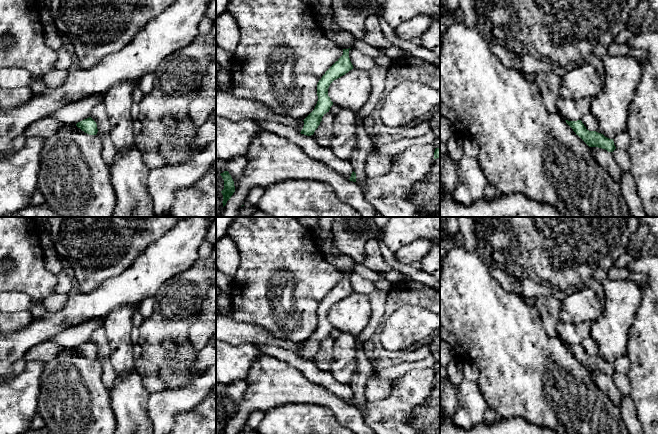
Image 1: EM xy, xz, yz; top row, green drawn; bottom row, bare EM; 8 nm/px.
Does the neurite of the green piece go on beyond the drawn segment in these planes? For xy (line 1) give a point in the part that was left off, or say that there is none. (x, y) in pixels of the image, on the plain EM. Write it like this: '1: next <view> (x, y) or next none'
1: next none

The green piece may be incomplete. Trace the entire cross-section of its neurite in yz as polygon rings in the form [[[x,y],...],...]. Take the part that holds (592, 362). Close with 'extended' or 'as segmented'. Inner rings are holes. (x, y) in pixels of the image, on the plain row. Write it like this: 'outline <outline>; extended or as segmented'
outline [[[581,344],[565,345],[576,359],[578,359],[589,371],[602,372],[608,376],[613,376],[616,373],[613,363],[609,363],[596,355],[587,354]]]; as segmented

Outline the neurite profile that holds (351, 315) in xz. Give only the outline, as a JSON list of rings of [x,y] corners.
[[[353,292],[334,304],[328,312],[328,320],[333,328],[358,337],[366,328],[372,314],[369,297]]]

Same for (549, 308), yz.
[[[536,297],[535,307],[539,312],[546,333],[551,337],[558,336],[556,326],[560,321],[561,298]]]

